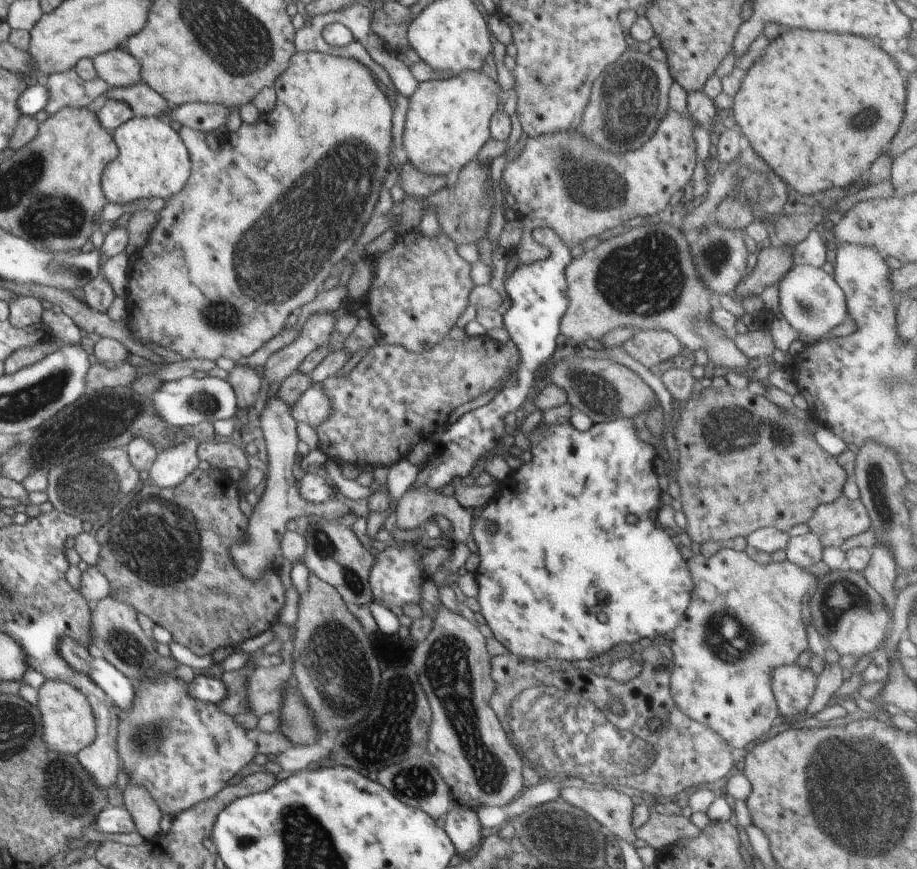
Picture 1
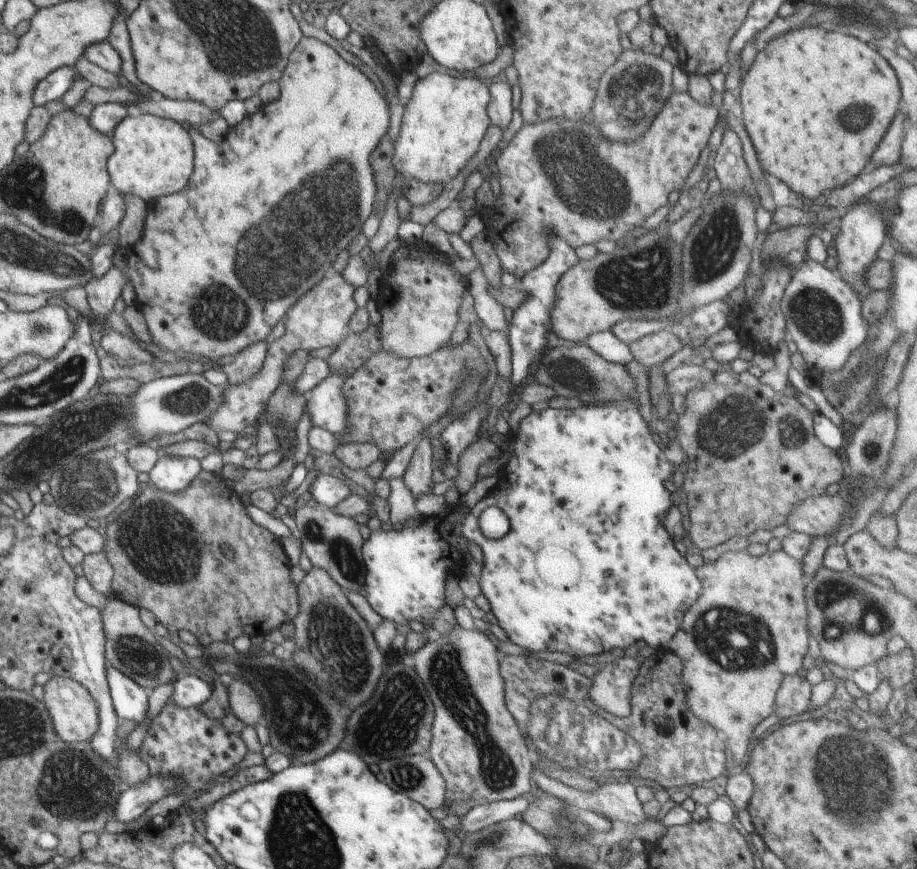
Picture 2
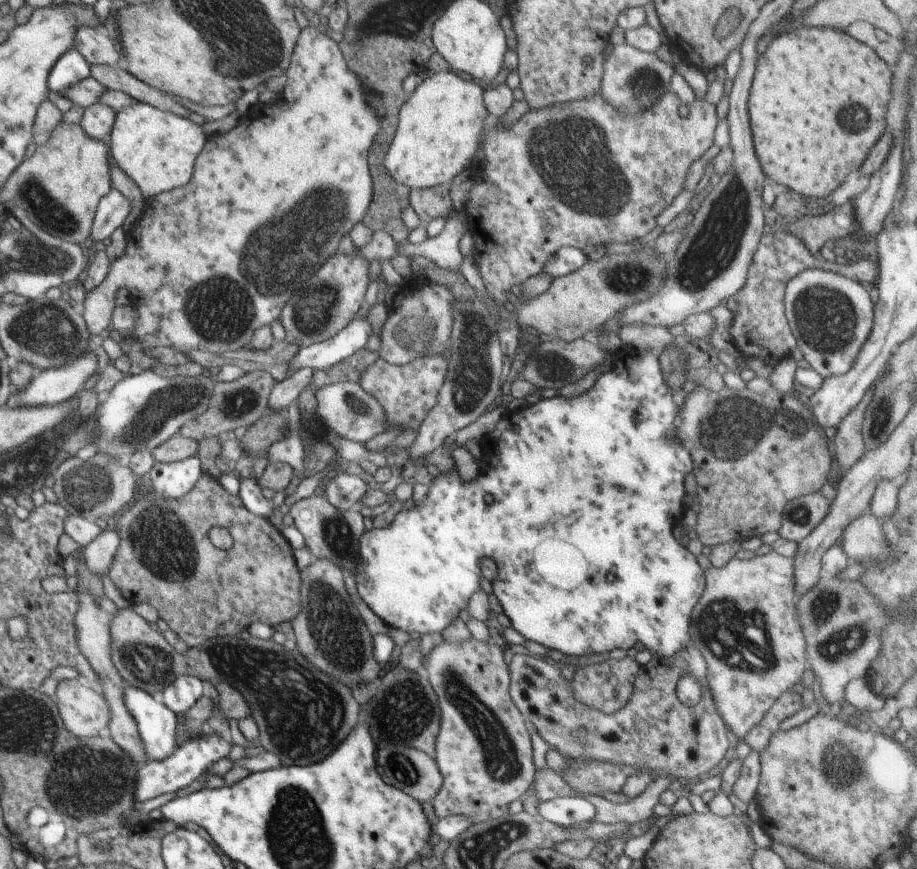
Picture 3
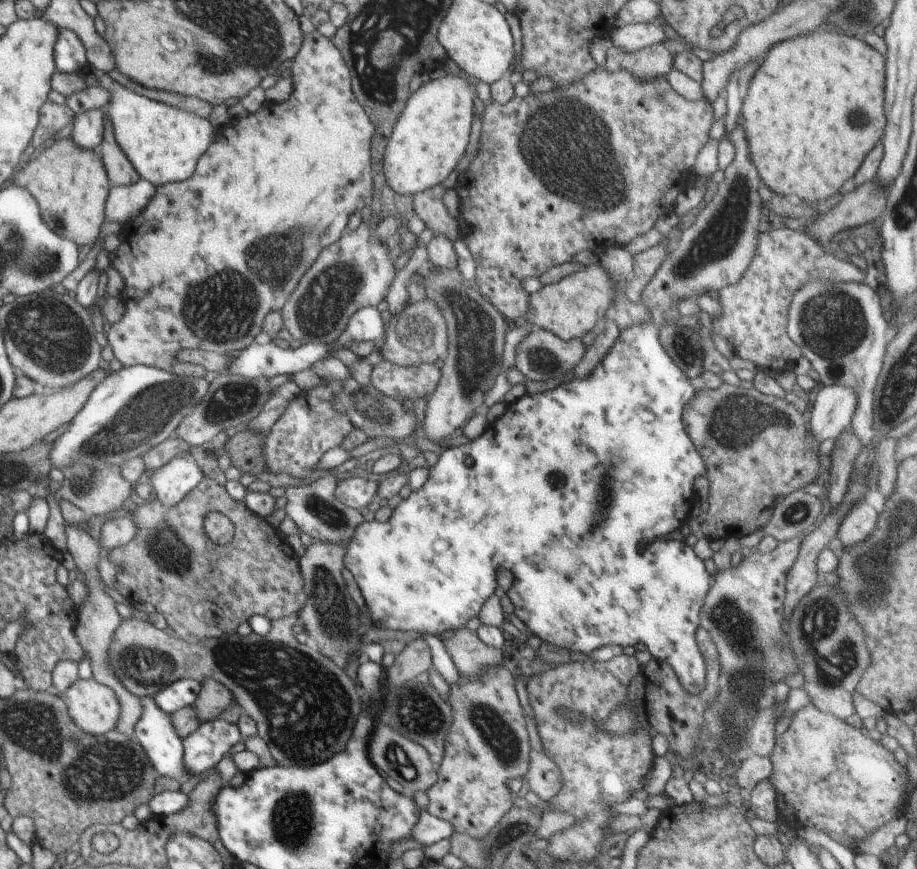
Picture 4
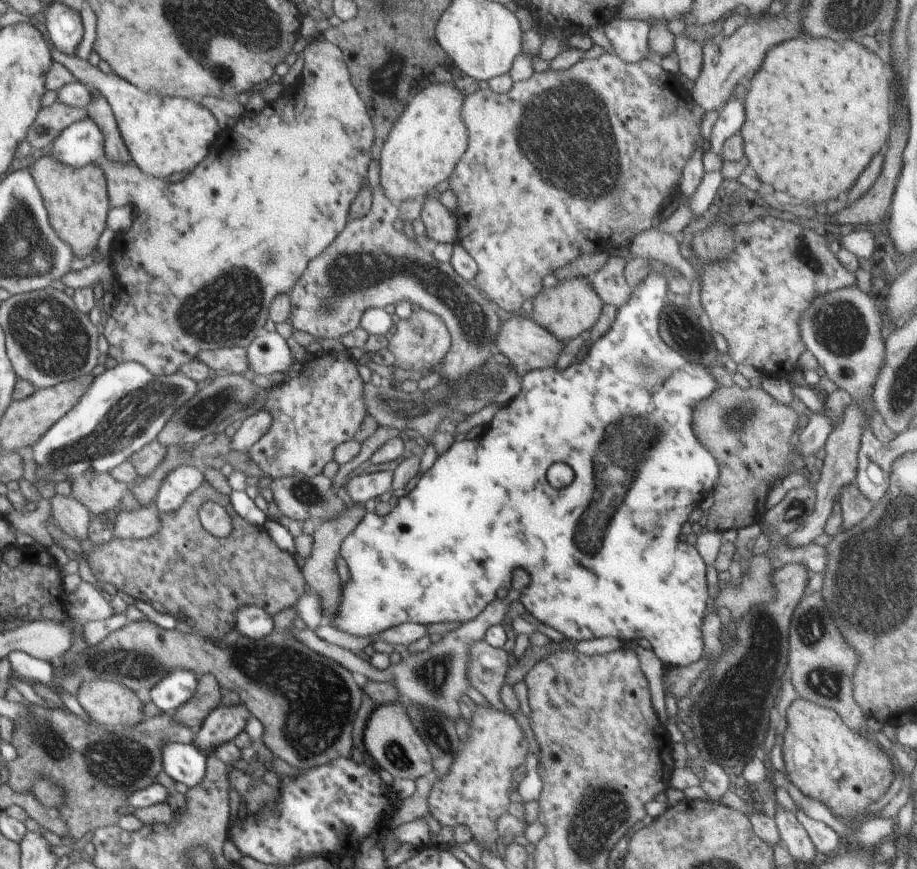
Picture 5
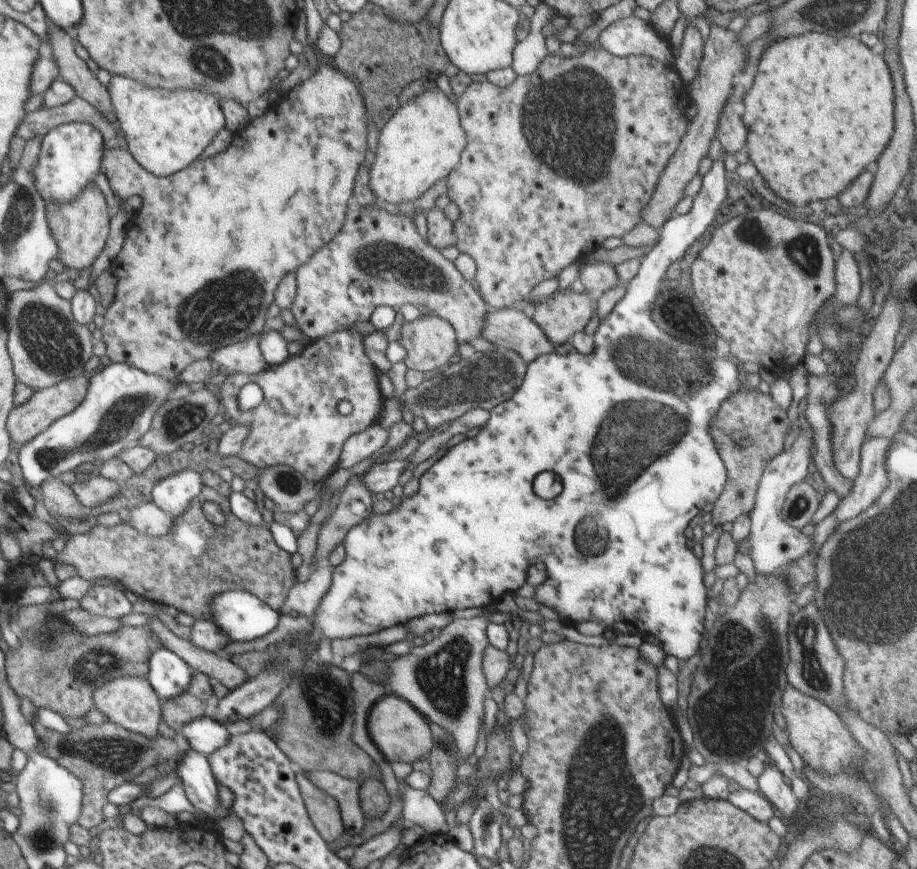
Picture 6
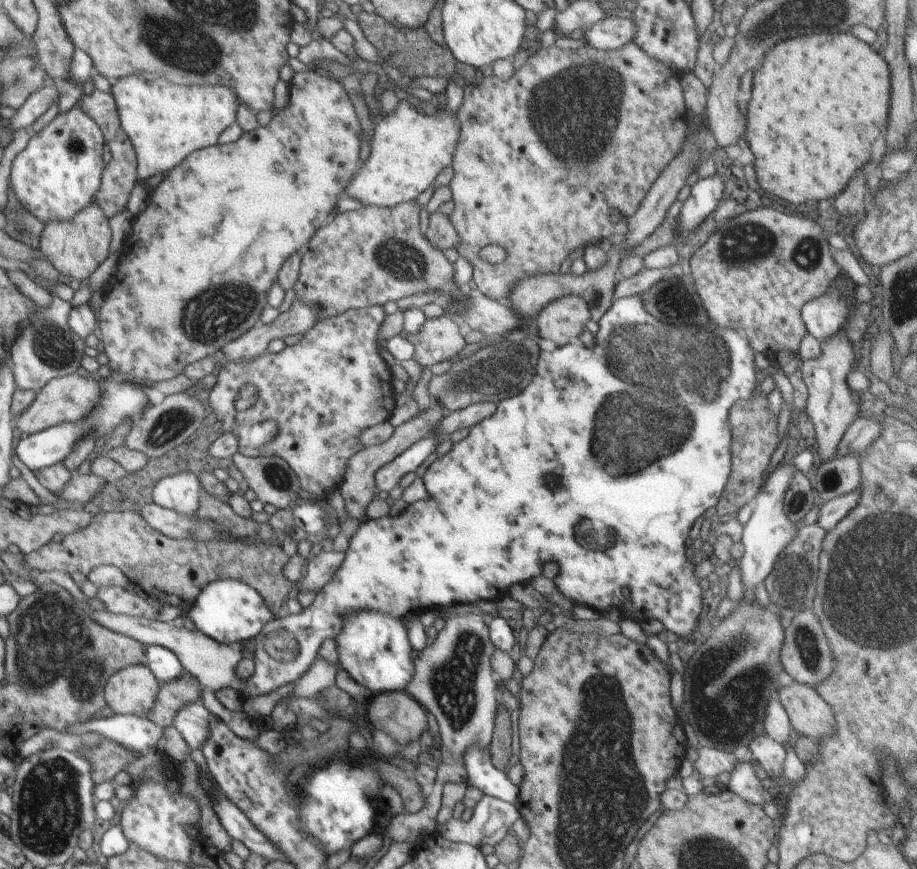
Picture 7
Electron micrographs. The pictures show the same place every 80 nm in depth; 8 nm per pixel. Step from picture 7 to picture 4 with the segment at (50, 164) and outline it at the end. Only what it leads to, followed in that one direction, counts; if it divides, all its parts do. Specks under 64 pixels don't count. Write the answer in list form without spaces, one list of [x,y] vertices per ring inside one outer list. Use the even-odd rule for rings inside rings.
[[[92,109],[76,116],[71,139],[83,151],[98,151],[105,133],[106,109]]]

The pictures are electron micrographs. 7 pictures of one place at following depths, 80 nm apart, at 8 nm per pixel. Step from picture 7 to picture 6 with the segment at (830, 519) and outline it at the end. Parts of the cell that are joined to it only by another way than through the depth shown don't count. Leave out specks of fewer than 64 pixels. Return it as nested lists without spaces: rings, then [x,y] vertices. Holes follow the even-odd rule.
[[[866,437],[861,444],[860,472],[854,481],[853,489],[840,499],[834,513],[839,522],[852,520],[866,508],[881,498],[881,494],[889,486],[889,476],[885,461],[891,440],[884,437]]]

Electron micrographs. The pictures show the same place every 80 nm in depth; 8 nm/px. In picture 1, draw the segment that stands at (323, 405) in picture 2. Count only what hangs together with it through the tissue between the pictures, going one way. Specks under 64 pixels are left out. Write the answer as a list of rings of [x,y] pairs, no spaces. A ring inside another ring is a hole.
[[[321,384],[313,385],[296,400],[290,407],[291,415],[298,423],[306,423],[316,428],[321,422],[329,417],[331,404]]]

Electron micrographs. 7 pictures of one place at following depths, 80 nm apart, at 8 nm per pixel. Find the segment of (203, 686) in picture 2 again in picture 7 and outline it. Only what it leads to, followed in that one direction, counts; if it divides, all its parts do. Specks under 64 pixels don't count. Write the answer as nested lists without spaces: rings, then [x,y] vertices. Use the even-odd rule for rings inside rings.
[[[160,645],[146,647],[146,665],[160,685],[177,681],[186,672],[182,661],[167,648]]]

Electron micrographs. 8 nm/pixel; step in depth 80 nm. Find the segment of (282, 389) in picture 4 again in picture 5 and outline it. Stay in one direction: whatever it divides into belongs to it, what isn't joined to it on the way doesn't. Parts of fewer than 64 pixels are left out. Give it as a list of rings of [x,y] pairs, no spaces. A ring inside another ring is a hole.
[[[261,409],[238,423],[236,433],[231,436],[230,447],[235,451],[249,450],[272,426],[273,416],[271,414],[272,412]]]

